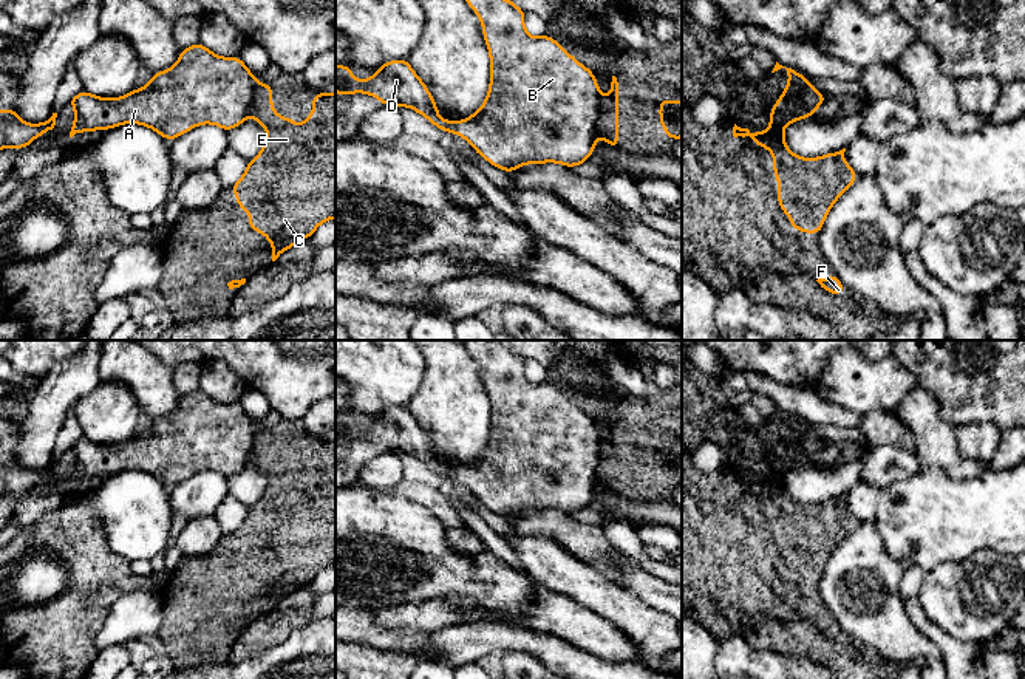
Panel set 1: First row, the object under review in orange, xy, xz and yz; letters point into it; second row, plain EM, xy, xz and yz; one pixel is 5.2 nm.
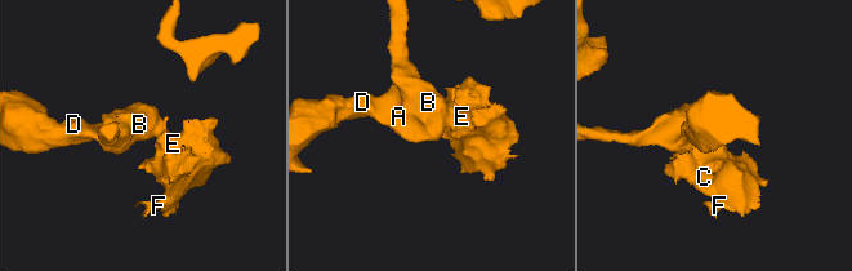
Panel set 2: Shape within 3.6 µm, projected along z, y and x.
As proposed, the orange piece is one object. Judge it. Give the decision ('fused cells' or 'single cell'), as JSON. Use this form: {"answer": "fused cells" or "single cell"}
{"answer": "fused cells"}

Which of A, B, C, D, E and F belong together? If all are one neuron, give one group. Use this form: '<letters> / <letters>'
A B D / C E F

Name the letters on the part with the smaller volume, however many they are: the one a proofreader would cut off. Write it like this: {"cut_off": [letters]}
{"cut_off": ["C", "E", "F"]}

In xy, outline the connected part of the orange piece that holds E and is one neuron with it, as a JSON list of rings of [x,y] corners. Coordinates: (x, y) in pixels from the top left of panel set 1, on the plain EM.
[[[257,430],[250,462],[266,475],[261,498],[249,507],[243,523],[229,535],[237,541],[237,552],[249,558],[249,574],[261,578],[272,591],[272,608],[300,586],[311,585],[315,575],[335,565],[335,439],[315,439],[312,459],[300,472],[292,464],[281,464],[272,453],[272,430]]]

